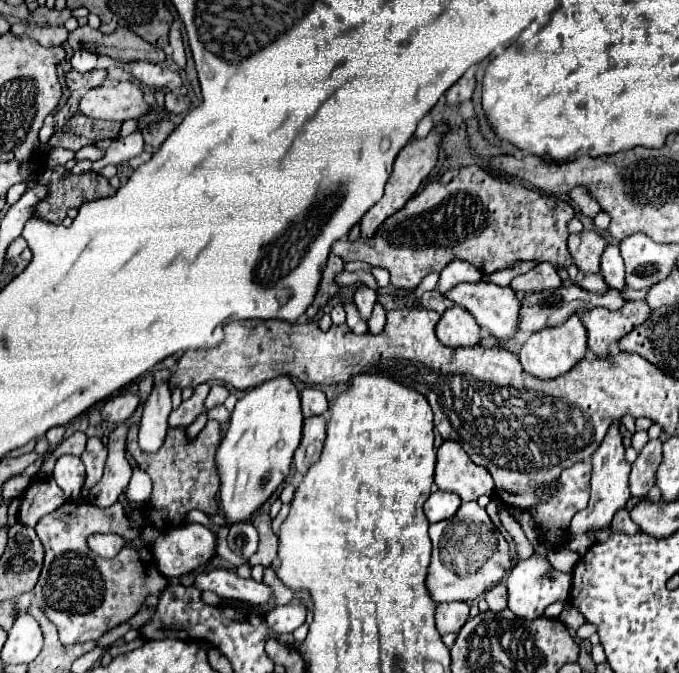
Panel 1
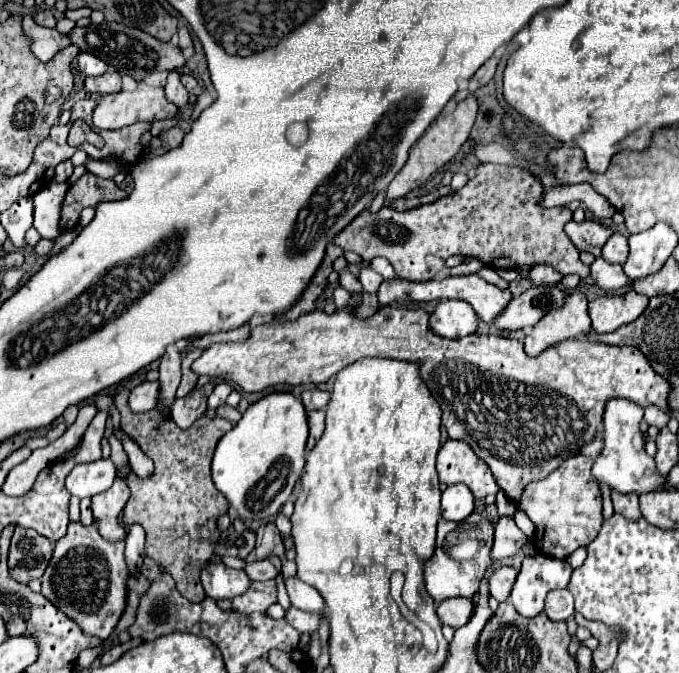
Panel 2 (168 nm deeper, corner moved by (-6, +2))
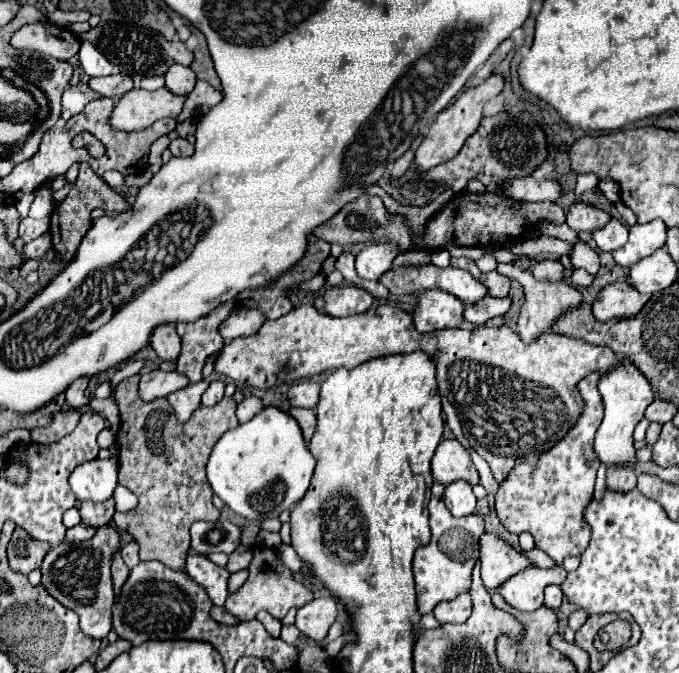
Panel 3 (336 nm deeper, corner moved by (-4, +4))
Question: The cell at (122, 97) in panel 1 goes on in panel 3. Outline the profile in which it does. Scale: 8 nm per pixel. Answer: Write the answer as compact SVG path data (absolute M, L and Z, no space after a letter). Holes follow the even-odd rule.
M166 87L158 91L132 89L112 111L112 127L120 131L142 131L164 117L178 117L186 97L170 93Z

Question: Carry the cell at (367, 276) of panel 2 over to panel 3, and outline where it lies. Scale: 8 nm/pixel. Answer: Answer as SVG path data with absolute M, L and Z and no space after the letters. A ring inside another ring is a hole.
M374 243L366 245L358 255L356 255L356 271L360 277L378 281L382 273L386 273L392 267L392 261L400 255L400 247L396 243Z

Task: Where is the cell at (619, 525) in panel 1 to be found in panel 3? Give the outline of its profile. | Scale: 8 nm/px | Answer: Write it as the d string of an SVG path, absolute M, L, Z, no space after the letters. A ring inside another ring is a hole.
M610 467L606 481L608 489L628 491L636 487L636 471L632 467Z

